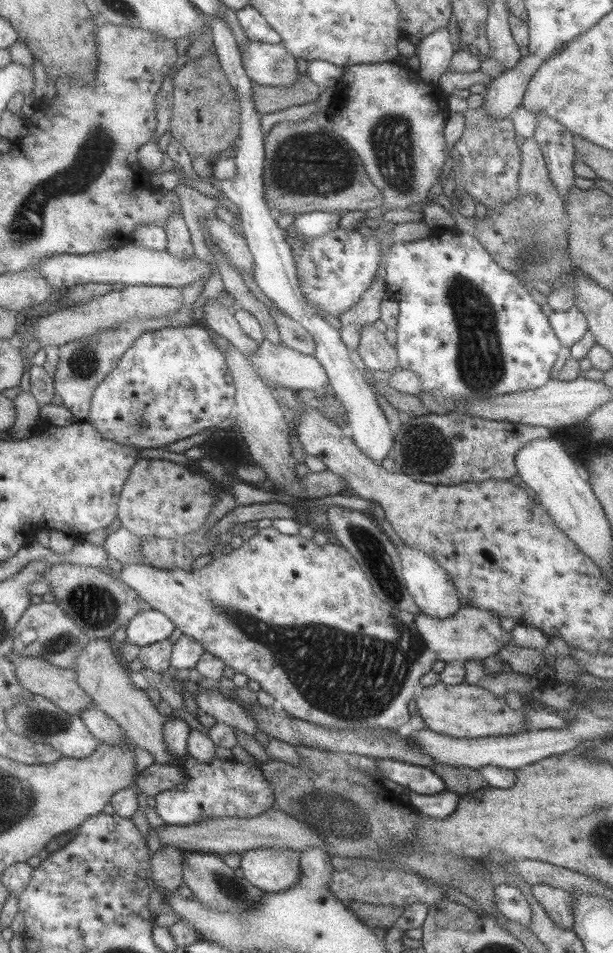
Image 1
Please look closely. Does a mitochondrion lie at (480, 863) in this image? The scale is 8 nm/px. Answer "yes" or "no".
no

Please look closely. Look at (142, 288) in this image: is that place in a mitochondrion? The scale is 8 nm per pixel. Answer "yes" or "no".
no

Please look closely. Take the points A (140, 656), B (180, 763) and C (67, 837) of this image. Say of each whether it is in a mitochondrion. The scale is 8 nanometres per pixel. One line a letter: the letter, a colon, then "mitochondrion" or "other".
A: other
B: other
C: other

